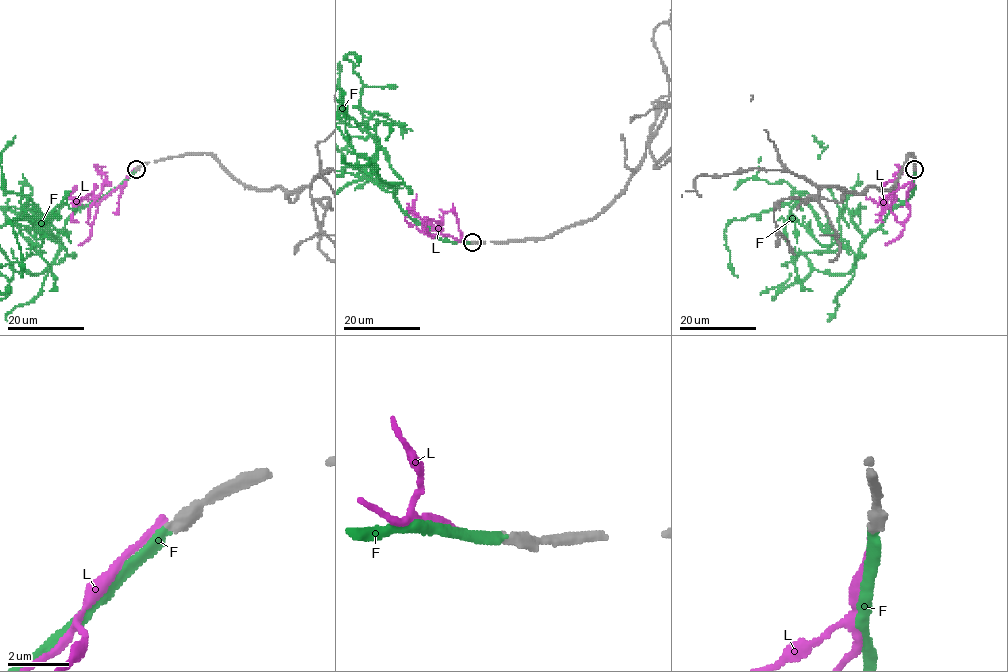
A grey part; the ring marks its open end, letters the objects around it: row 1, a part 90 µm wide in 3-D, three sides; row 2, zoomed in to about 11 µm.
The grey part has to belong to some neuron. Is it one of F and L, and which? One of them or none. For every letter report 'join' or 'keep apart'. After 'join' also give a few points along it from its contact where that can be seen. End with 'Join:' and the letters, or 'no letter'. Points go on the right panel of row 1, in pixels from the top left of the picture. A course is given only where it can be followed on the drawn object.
F: join
L: keep apart
Join: F

